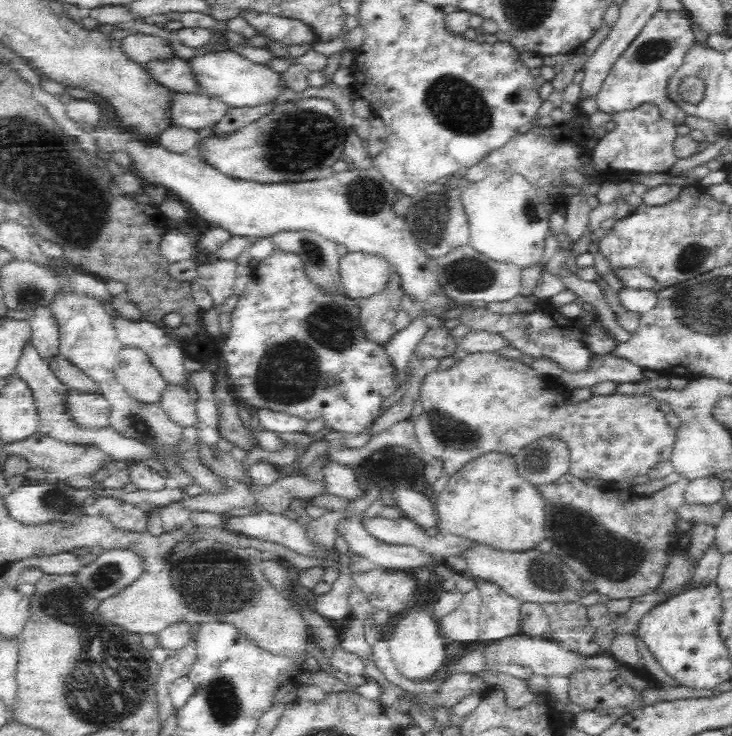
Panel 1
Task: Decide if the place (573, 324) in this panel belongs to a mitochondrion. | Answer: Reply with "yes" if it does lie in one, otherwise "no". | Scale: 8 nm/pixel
no

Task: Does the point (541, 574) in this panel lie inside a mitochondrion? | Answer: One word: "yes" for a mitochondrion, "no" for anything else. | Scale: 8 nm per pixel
yes

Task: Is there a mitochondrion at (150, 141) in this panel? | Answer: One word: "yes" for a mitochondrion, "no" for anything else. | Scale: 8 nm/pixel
no

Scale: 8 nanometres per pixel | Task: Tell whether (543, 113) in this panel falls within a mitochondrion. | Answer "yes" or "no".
no

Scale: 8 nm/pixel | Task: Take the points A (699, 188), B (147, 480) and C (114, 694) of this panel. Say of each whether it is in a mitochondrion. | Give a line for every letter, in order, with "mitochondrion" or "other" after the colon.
A: other
B: other
C: mitochondrion

